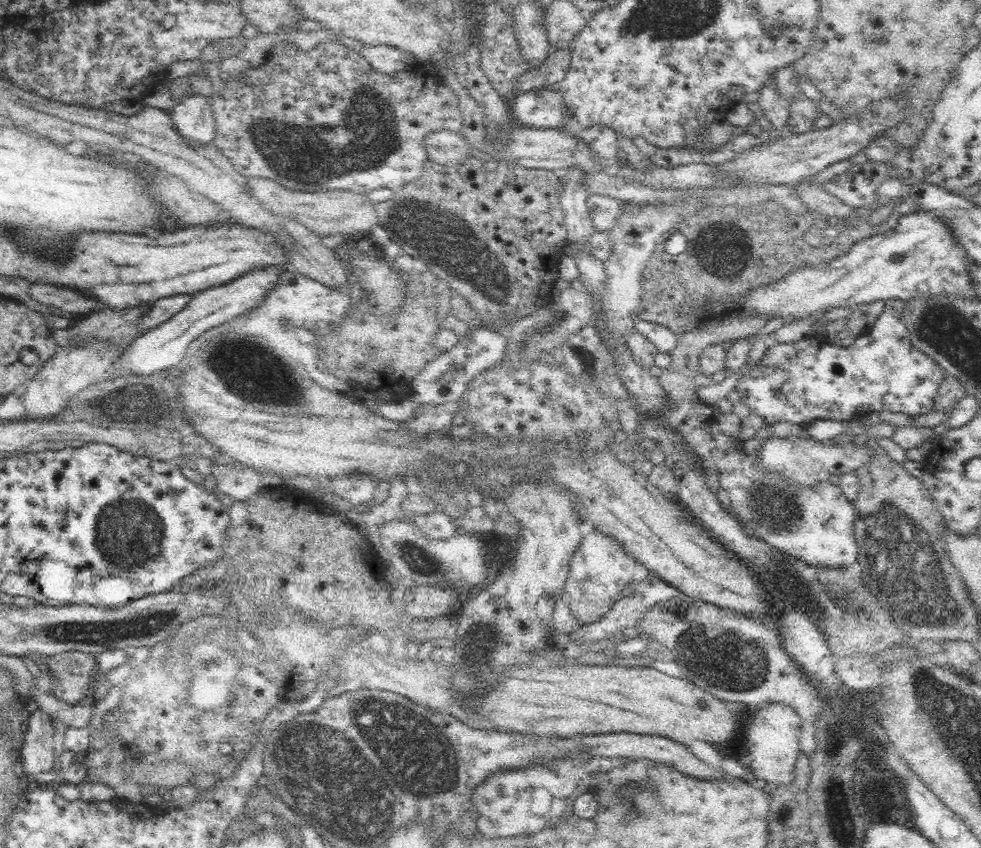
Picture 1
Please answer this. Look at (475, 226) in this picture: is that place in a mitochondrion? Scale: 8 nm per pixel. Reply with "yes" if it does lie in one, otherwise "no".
yes

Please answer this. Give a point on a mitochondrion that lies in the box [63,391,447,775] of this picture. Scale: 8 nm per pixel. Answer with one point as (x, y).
(128, 531)

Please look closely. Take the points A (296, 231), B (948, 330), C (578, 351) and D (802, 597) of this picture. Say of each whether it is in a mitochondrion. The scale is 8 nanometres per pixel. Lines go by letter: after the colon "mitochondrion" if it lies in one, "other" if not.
A: other
B: mitochondrion
C: mitochondrion
D: other

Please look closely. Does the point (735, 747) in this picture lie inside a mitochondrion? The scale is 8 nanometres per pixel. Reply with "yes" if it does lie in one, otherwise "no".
no

